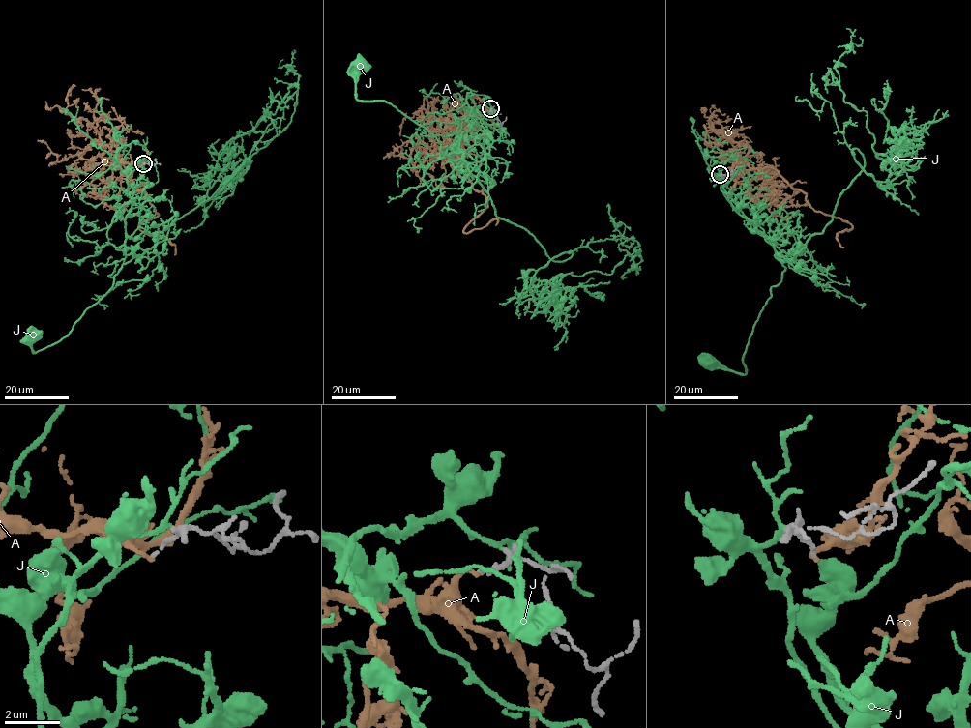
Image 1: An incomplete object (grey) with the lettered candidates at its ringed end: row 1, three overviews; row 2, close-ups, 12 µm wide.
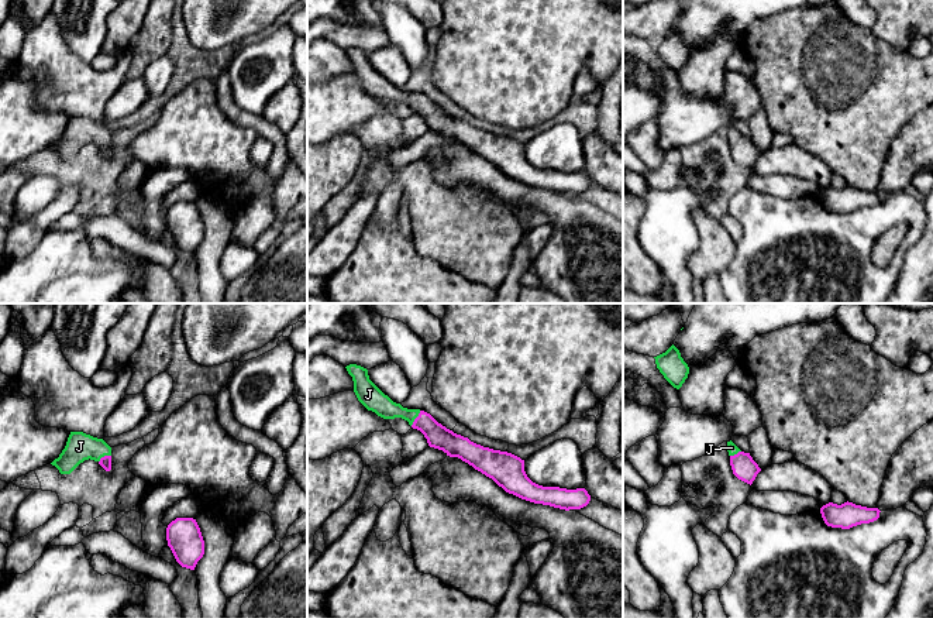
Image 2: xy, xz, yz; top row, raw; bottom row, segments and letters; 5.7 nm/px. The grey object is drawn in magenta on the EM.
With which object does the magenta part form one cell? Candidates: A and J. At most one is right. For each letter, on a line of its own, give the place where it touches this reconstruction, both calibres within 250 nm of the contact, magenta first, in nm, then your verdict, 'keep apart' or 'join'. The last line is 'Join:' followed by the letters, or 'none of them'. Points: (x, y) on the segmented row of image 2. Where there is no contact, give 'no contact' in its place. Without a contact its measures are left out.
A: no contact; keep apart
J: meets magenta in xz at (416, 418); 140 nm thick on the magenta side, 120 nm on the other; join
Join: J

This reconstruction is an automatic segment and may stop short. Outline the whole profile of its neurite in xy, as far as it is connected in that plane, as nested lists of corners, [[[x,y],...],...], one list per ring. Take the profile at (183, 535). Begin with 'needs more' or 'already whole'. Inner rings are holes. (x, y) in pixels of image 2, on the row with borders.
already whole | [[[176,518],[166,528],[166,540],[176,562],[194,570],[204,555],[204,540],[200,528],[193,518]]]

